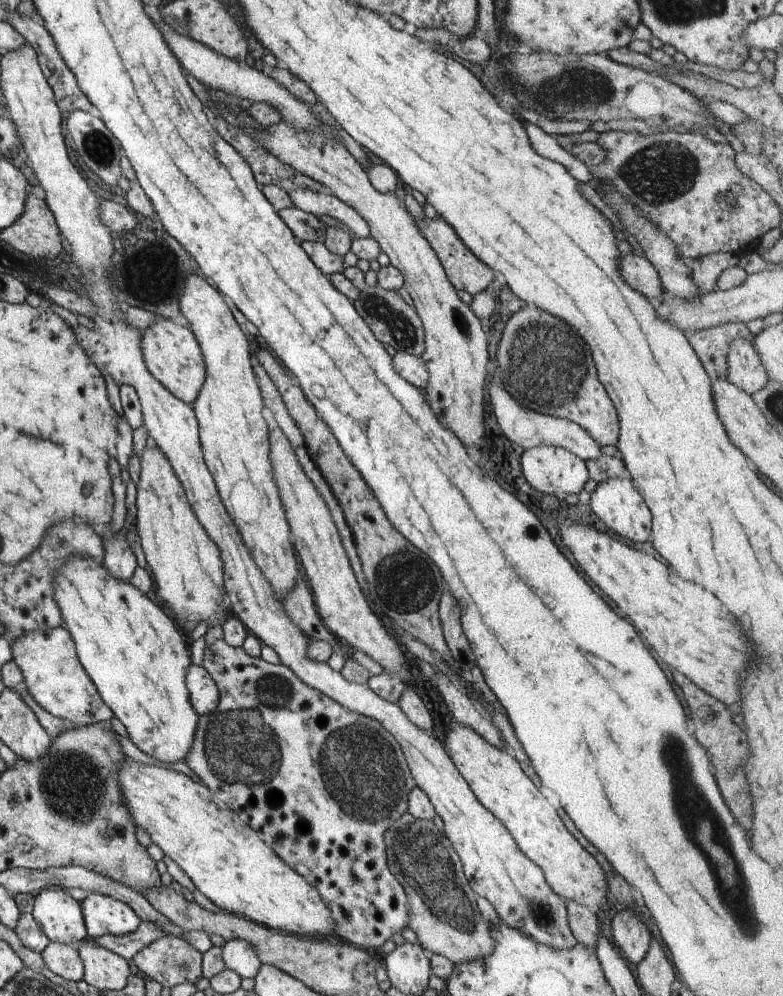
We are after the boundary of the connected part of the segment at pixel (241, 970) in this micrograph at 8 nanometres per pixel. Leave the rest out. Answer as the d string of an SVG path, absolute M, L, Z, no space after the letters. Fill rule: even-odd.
M242 939L227 940L222 950L225 965L237 972L241 978L253 979L263 963L254 947Z

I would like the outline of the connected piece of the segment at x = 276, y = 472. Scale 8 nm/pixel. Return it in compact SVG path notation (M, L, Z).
M280 427L269 430L269 459L273 466L273 475L277 484L279 495L285 510L285 515L291 530L290 537L296 554L300 558L300 564L308 576L310 588L314 592L313 599L317 606L318 614L322 617L324 624L330 629L330 632L338 638L348 642L351 651L361 650L371 656L384 671L392 671L398 673L406 687L410 687L411 674L408 670L408 665L404 663L404 655L406 652L402 650L400 644L397 643L394 636L388 633L382 621L378 619L374 612L370 611L370 606L366 601L360 583L356 578L354 569L350 564L348 555L346 554L341 536L339 535L336 524L332 521L332 515L324 503L324 499L320 497L316 487L310 481L309 476L306 476L302 465L298 462L294 447L290 444L288 437Z

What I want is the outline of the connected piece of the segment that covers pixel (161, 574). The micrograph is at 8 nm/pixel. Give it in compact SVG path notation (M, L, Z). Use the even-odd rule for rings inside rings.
M149 442L145 448L141 461L140 480L137 485L137 511L135 512L135 528L139 542L143 548L147 568L156 580L158 596L170 606L179 618L184 620L189 627L201 621L207 621L208 626L224 623L230 616L229 608L222 604L225 592L223 581L223 562L219 548L208 536L203 524L197 519L192 506L188 502L182 483L178 480L168 459L156 444Z

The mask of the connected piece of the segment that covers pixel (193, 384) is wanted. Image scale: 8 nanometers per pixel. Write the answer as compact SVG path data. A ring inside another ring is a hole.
M158 317L141 331L141 351L148 372L176 398L192 406L203 387L206 369L200 345L188 325L182 320Z

